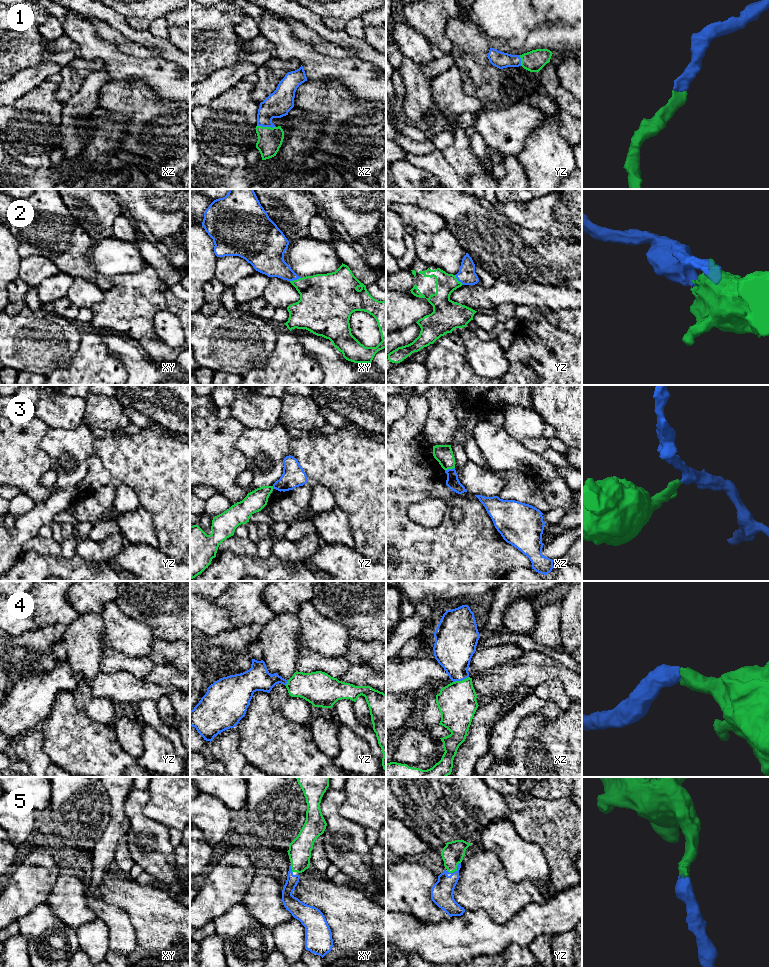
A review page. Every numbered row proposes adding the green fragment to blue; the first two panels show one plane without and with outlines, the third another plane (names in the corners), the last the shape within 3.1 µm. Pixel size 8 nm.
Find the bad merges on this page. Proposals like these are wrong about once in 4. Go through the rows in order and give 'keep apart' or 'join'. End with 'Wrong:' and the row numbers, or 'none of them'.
1: join
2: join
3: keep apart
4: join
5: join
Wrong: 3

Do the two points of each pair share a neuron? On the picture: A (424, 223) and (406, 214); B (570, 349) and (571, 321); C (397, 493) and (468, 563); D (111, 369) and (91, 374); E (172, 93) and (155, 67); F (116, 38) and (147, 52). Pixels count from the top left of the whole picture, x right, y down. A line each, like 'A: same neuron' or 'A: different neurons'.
A: same neuron
B: different neurons
C: same neuron
D: same neuron
E: same neuron
F: same neuron

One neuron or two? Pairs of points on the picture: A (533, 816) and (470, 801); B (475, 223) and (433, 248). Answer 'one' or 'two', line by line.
A: two
B: two

